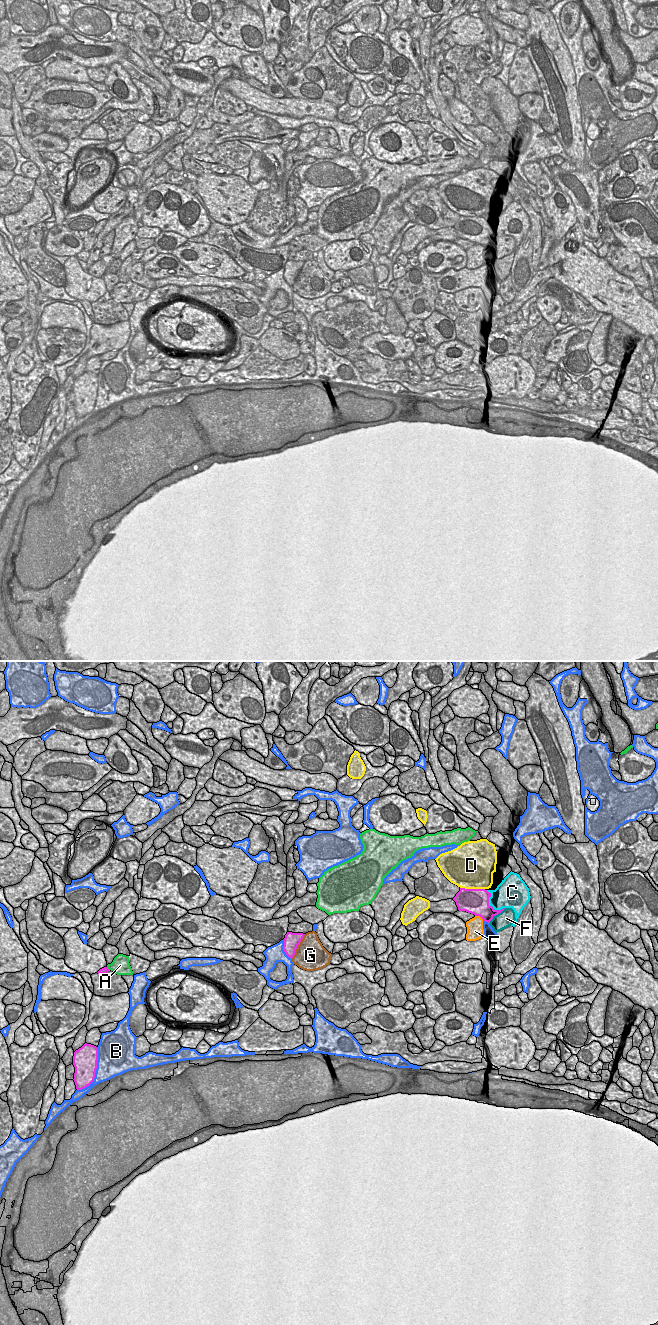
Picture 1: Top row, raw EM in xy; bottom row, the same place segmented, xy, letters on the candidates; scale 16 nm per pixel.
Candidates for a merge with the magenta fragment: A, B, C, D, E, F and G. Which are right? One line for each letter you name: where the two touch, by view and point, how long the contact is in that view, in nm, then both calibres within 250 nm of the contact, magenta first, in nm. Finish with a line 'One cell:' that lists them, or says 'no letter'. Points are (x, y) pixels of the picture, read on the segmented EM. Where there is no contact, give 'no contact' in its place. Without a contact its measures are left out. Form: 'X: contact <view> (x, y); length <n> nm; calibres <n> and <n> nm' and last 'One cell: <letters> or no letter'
F: contact xy (496, 914); length 360 nm; calibres 240 and 280 nm
One cell: F

